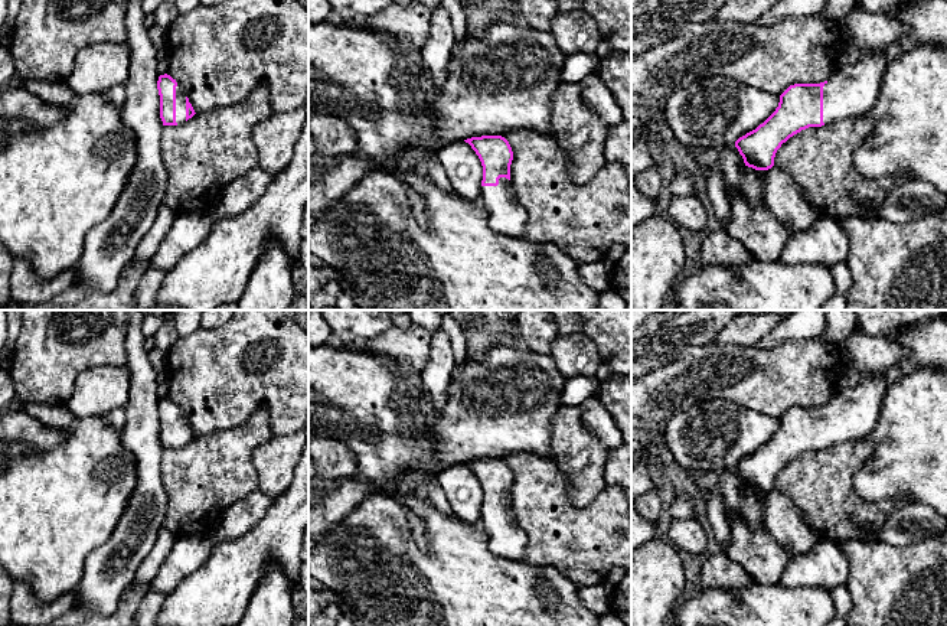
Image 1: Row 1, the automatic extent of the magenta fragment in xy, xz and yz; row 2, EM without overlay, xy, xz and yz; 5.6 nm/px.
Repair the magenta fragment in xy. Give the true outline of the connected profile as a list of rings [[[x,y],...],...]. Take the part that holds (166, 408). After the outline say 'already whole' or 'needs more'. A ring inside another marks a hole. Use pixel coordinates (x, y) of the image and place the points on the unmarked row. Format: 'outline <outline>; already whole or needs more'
outline [[[170,398],[159,400],[157,413],[163,449],[183,447],[196,437],[184,413]]]; needs more

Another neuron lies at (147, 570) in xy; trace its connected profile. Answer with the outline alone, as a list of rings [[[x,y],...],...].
[[[163,526],[157,535],[157,539],[151,551],[138,565],[133,584],[138,584],[138,586],[150,584],[153,578],[157,576],[163,561],[170,554],[174,542],[176,542],[176,537]]]

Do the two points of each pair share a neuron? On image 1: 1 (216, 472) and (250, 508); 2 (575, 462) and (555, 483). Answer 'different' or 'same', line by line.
1: different
2: different

